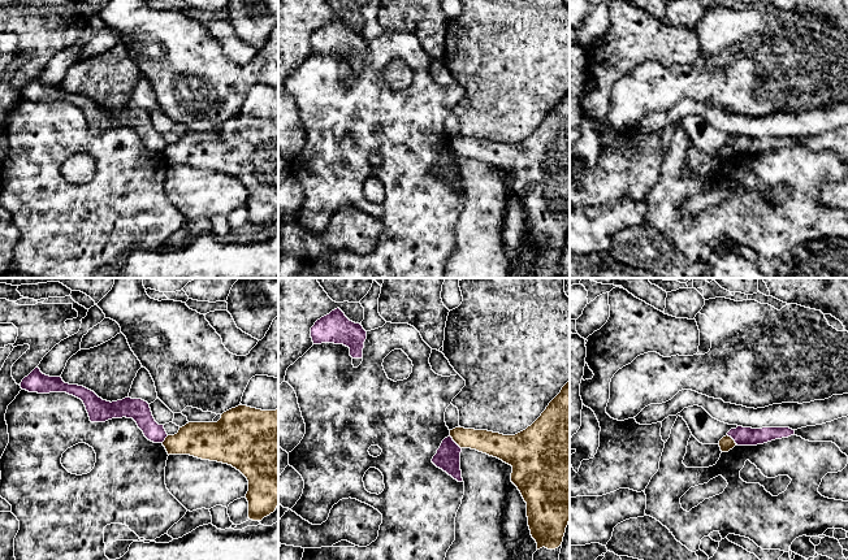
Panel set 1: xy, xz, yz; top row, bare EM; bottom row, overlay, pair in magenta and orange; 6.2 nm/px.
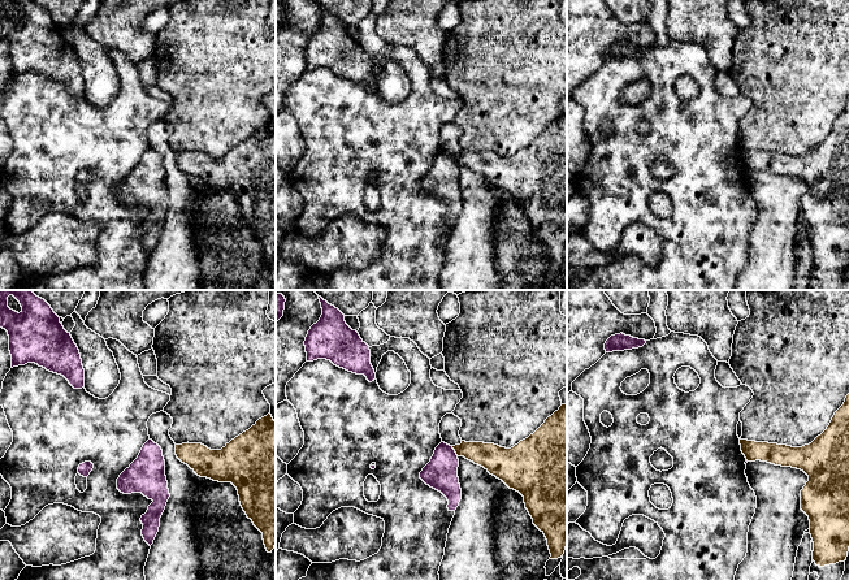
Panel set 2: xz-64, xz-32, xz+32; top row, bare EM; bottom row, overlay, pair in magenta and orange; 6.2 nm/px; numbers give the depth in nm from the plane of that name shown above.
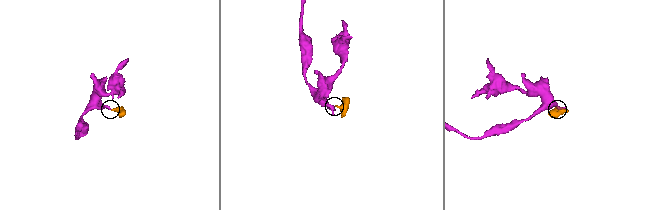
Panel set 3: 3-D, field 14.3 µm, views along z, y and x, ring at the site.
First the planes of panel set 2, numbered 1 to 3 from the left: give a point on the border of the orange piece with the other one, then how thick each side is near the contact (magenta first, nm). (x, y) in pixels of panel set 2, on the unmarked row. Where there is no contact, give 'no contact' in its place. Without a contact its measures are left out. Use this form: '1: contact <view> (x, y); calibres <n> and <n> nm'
1: no contact
2: contact xz-32 (454, 160); calibres 200 and 160 nm
3: no contact

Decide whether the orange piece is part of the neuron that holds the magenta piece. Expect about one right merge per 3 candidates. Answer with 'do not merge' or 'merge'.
do not merge

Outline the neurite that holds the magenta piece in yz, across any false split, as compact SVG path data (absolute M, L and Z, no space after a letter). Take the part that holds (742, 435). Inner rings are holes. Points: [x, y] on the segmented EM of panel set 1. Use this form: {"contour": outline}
{"contour": "M737 426L736 429L731 429L727 435L731 437L737 446L757 446L795 435L795 430L789 427L752 429Z"}

